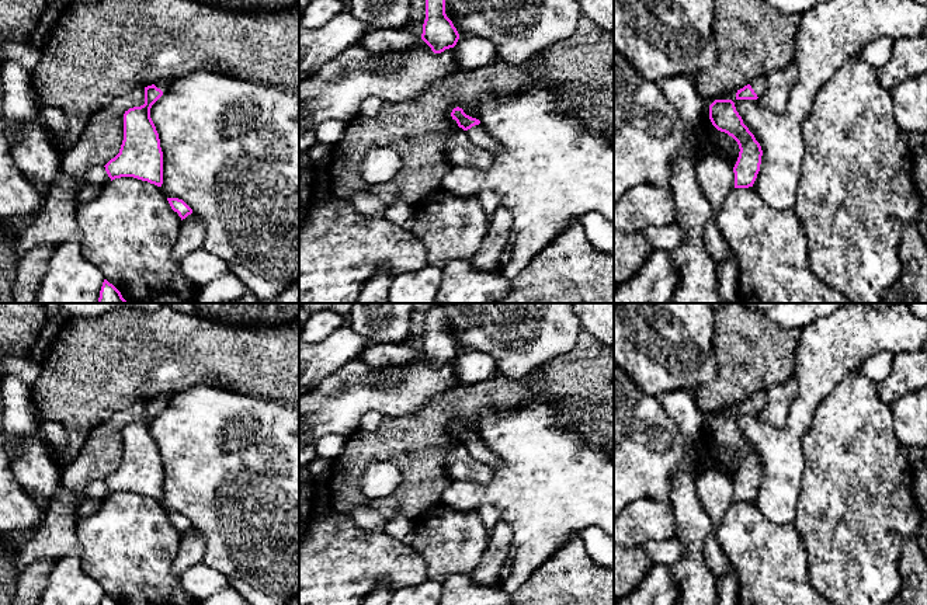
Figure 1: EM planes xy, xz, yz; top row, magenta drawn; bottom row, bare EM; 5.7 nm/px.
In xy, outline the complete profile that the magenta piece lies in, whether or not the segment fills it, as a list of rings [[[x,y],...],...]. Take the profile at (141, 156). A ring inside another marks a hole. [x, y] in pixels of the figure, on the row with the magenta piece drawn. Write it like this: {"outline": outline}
{"outline": [[[162,79],[145,87],[145,104],[125,111],[124,140],[119,153],[104,166],[111,181],[133,177],[162,187],[163,152],[159,133],[150,118],[150,108],[173,81]]]}

